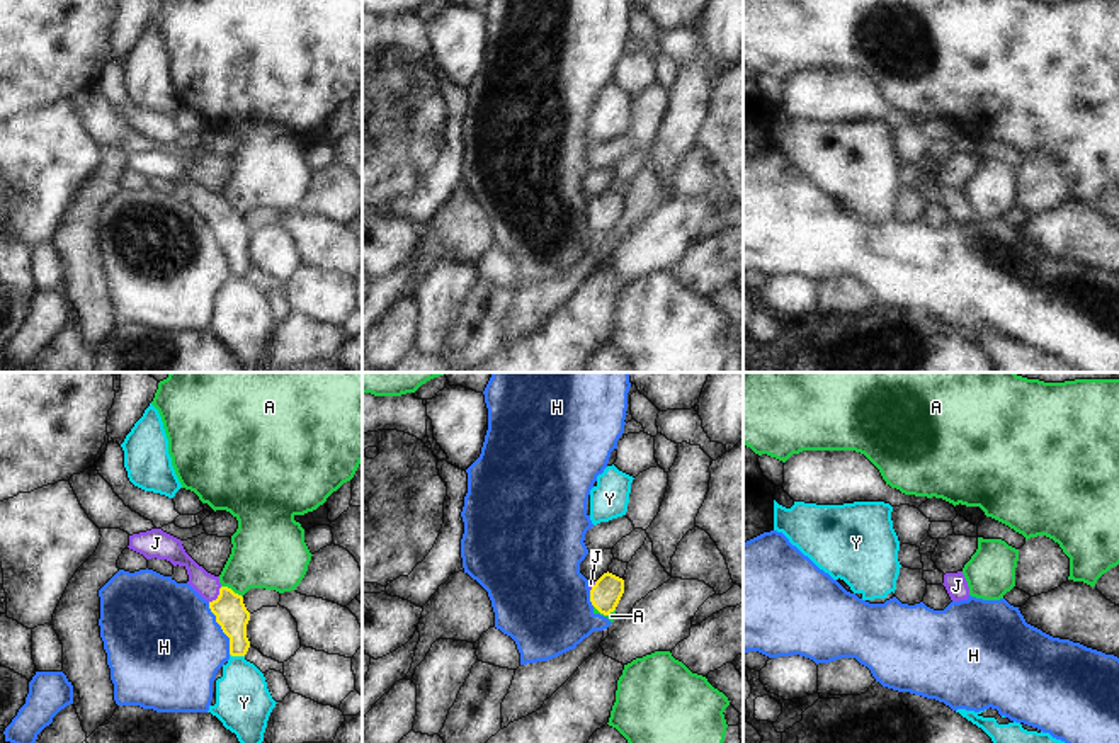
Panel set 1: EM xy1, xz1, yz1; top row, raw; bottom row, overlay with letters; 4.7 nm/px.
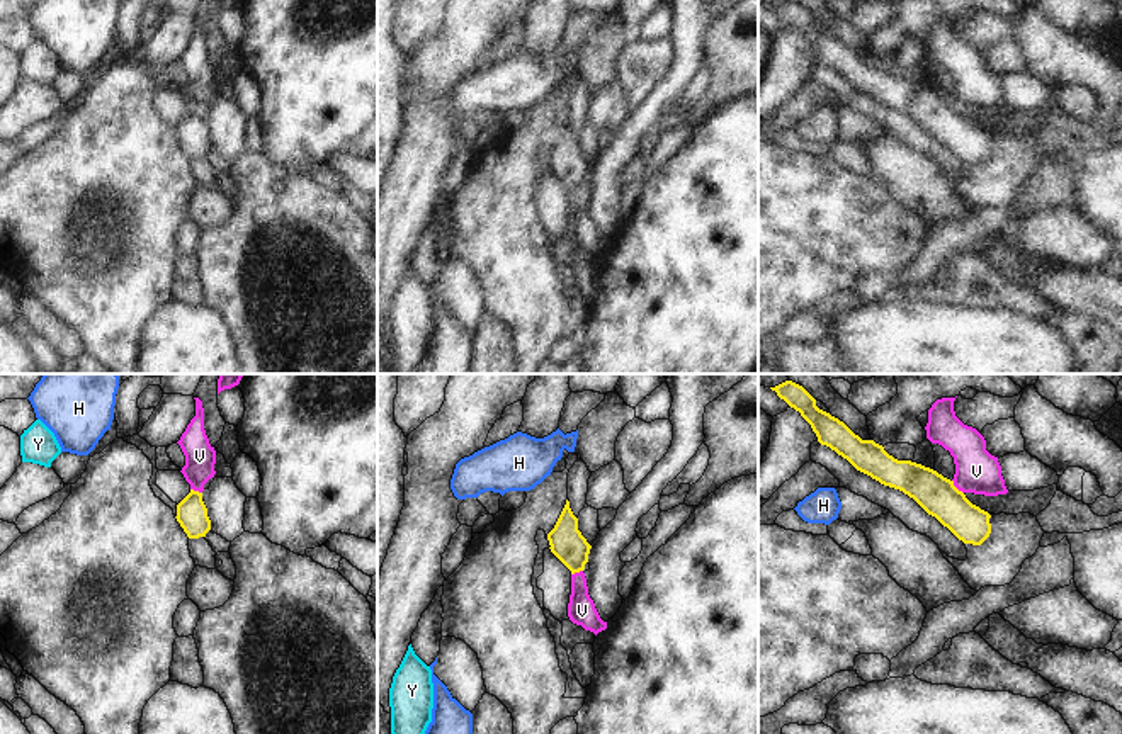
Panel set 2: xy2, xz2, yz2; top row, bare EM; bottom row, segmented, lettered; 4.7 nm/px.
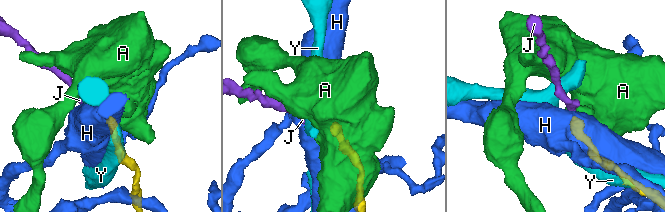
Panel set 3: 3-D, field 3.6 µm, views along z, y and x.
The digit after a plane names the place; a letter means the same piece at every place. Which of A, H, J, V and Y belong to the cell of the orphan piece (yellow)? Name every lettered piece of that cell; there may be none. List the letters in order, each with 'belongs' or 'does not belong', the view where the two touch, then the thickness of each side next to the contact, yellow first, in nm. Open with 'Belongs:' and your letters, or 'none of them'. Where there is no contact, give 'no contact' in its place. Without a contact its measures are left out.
Belongs: J
A: does not belong; meets yellow in xy1; 150 nm thick on the yellow side, 340 nm on the other
H: does not belong; meets yellow in xy1; 150 nm thick on the yellow side, 480 nm on the other
J: belongs; meets yellow in xy1; 150 nm thick on the yellow side, 120 nm on the other
V: does not belong; meets yellow in yz2; 190 nm thick on the yellow side, 200 nm on the other
Y: does not belong; meets yellow in xy1; 150 nm thick on the yellow side, 260 nm on the other

